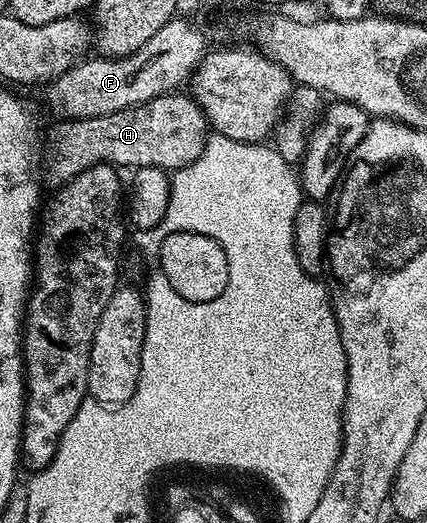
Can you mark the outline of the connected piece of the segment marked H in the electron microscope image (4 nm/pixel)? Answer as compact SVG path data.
M177 91L175 93L167 93L161 97L155 97L150 99L146 103L141 105L135 105L129 109L123 109L122 111L114 111L110 115L102 115L101 117L81 117L79 119L64 119L59 123L60 126L52 133L52 154L47 154L46 157L46 169L48 165L48 177L53 181L53 186L59 187L66 184L67 181L71 181L72 178L76 177L83 169L89 169L91 165L98 165L101 163L111 163L113 166L121 167L120 165L129 165L132 171L138 169L145 169L146 167L158 167L159 169L165 171L175 171L186 167L187 165L192 165L194 159L198 159L198 155L202 155L204 150L204 144L208 142L210 136L210 126L208 120L204 118L204 112L200 110L200 105L196 101L193 101L191 96L185 95L183 97L183 92Z

